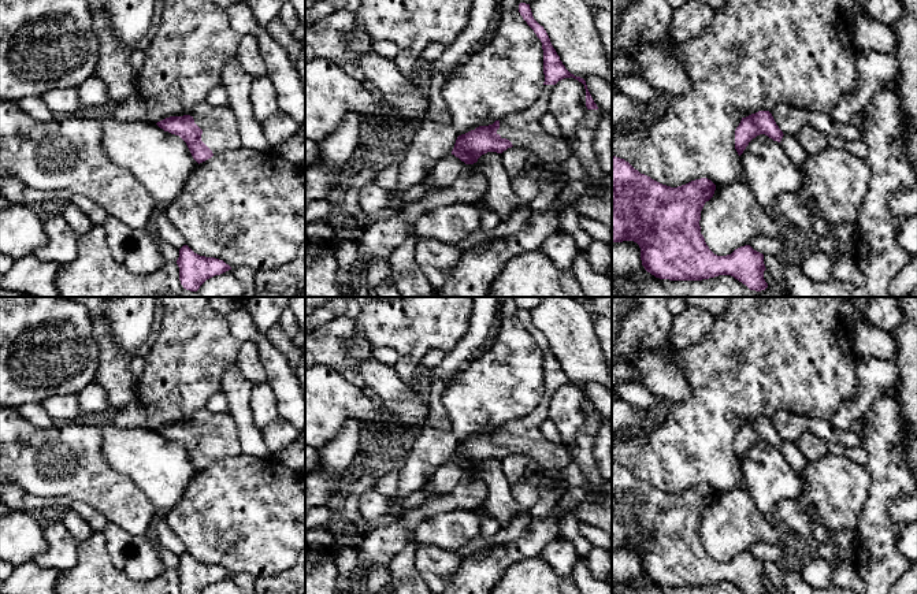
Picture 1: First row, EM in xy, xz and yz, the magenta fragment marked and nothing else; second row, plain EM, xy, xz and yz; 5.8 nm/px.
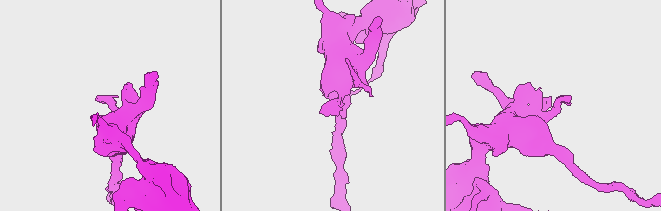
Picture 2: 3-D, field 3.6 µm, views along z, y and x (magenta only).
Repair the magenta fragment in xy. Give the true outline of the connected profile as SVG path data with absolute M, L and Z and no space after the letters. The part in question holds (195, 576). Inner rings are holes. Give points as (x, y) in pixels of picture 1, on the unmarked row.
M188 552L179 556L177 571L183 594L200 594L207 586L231 576L223 567L200 563Z

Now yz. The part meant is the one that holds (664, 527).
M612 463L612 549L634 547L641 554L642 572L647 579L660 586L669 587L702 587L719 582L731 582L747 594L768 594L764 586L764 561L750 552L735 556L731 561L717 563L705 549L701 541L701 517L716 497L716 491L701 485L686 491L671 494L650 483L641 480L624 465Z

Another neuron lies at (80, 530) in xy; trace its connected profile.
M64 509L57 513L57 517L78 543L90 538L93 532L92 528L77 512Z

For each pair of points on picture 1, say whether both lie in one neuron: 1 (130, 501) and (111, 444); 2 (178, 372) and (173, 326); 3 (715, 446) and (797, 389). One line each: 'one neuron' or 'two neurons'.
1: two neurons
2: one neuron
3: one neuron

